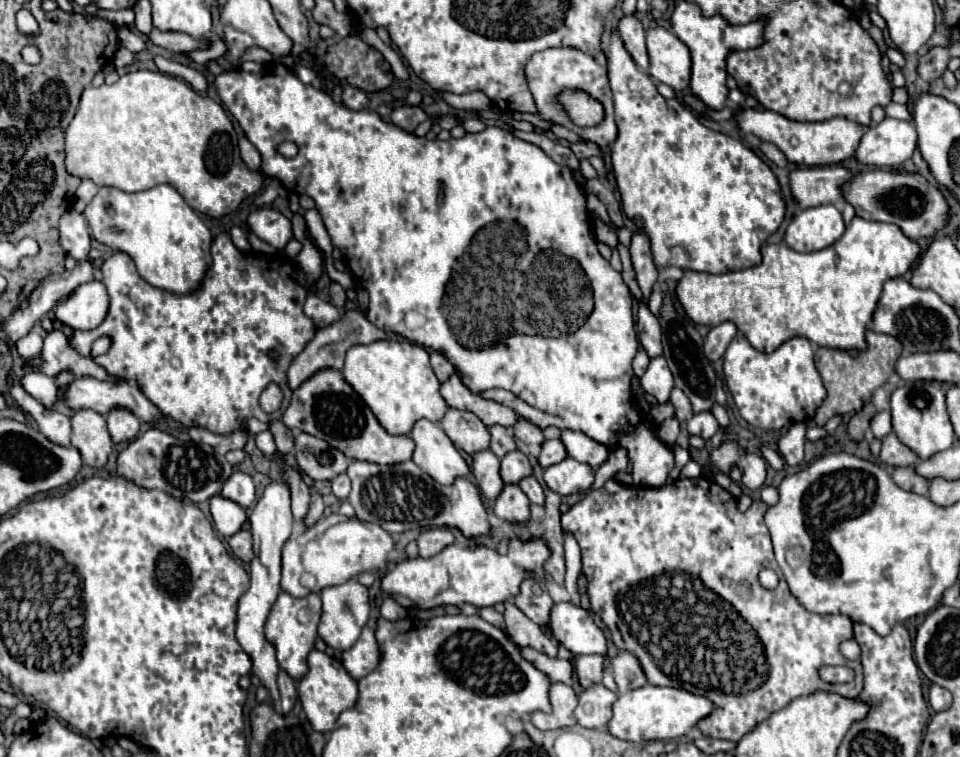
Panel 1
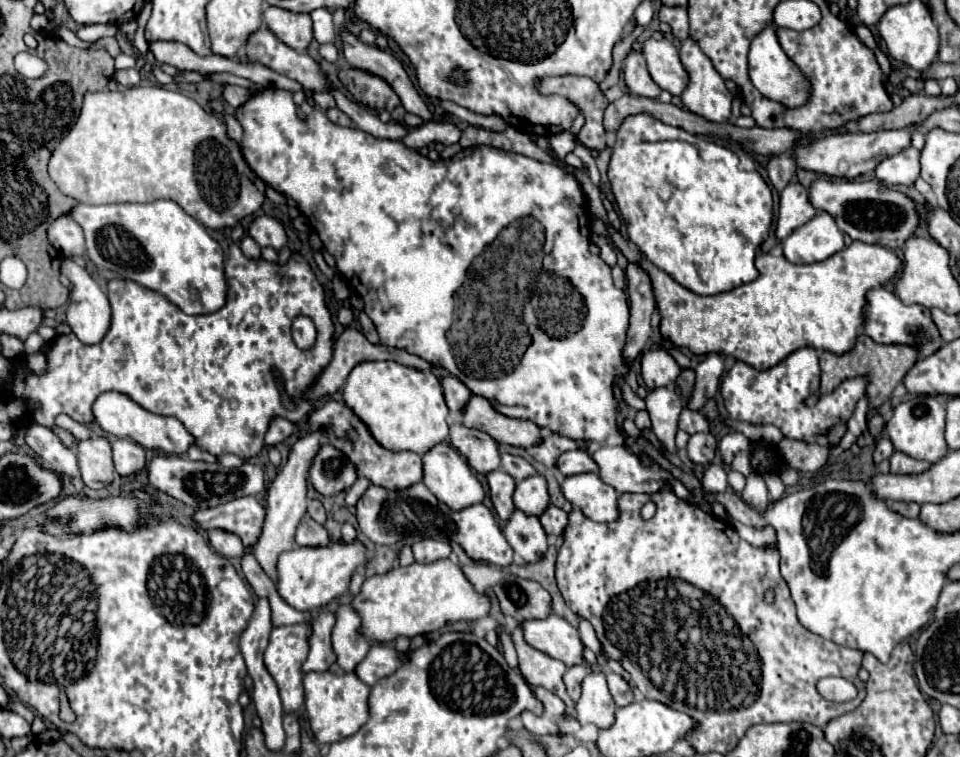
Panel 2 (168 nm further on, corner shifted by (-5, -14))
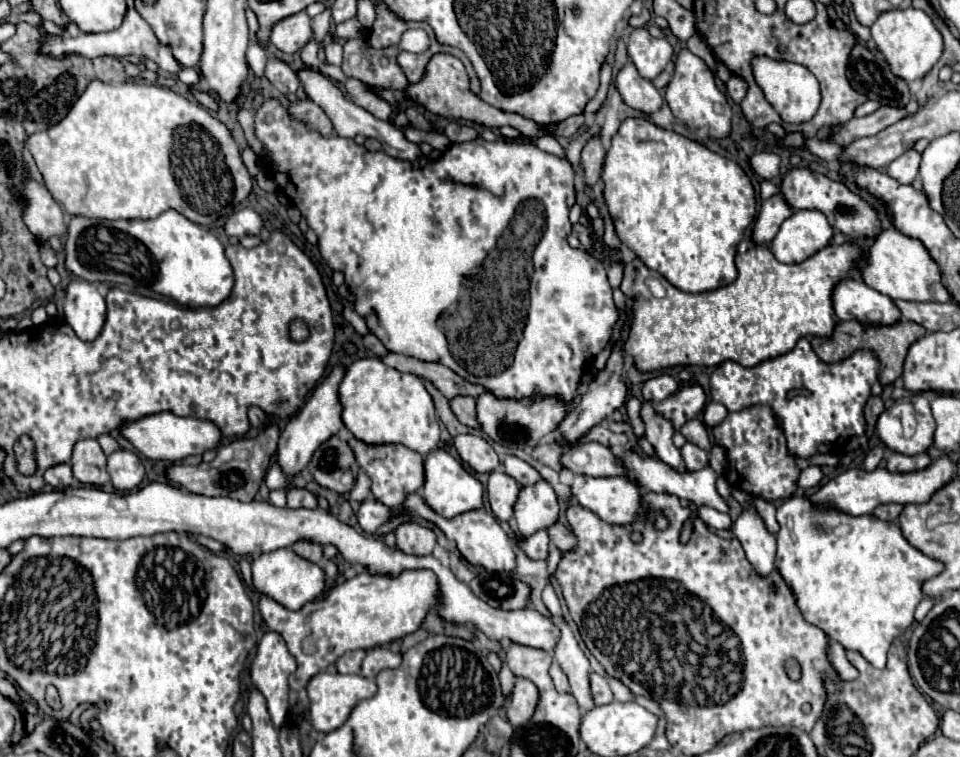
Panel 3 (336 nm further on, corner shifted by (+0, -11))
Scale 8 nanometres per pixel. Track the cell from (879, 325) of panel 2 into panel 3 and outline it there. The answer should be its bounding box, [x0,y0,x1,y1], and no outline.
[832,278,902,324]

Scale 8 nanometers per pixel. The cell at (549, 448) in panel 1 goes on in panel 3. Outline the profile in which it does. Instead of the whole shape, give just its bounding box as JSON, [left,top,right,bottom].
[562,442,626,476]

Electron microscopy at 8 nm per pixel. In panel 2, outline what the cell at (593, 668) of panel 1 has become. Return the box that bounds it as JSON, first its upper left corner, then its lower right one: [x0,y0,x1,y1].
[563,665,587,701]

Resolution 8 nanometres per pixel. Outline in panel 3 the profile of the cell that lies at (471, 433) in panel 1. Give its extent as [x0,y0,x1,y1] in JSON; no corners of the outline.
[454,434,500,472]

